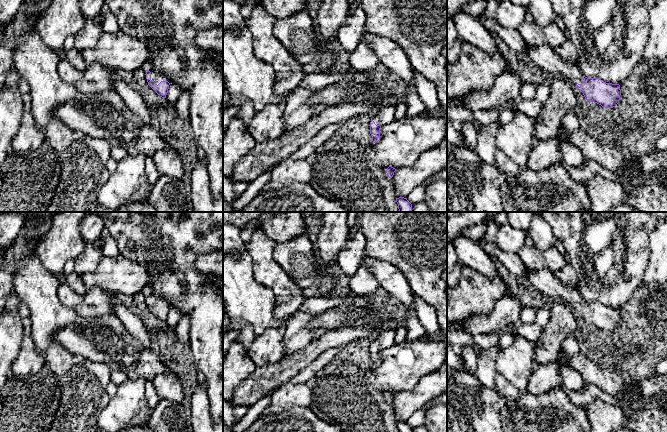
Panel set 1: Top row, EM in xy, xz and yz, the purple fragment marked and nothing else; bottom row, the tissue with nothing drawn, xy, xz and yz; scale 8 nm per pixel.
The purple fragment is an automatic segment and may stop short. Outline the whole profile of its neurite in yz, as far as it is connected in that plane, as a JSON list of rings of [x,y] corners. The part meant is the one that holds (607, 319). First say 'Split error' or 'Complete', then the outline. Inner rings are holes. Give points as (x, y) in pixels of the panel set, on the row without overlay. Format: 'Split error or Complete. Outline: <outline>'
Split error. Outline: [[[527,267],[524,278],[540,291],[547,301],[559,300],[569,304],[583,317],[586,324],[605,332],[613,332],[619,327],[621,319],[619,308],[606,307],[599,302],[585,301],[576,287],[563,284],[551,270],[536,271]]]

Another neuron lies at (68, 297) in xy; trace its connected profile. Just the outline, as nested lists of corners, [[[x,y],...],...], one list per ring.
[[[66,282],[59,285],[57,295],[60,302],[69,309],[76,310],[83,302],[83,296]]]

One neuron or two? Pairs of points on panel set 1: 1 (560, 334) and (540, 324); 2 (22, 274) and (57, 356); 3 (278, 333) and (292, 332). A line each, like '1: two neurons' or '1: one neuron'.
1: two neurons
2: one neuron
3: two neurons

